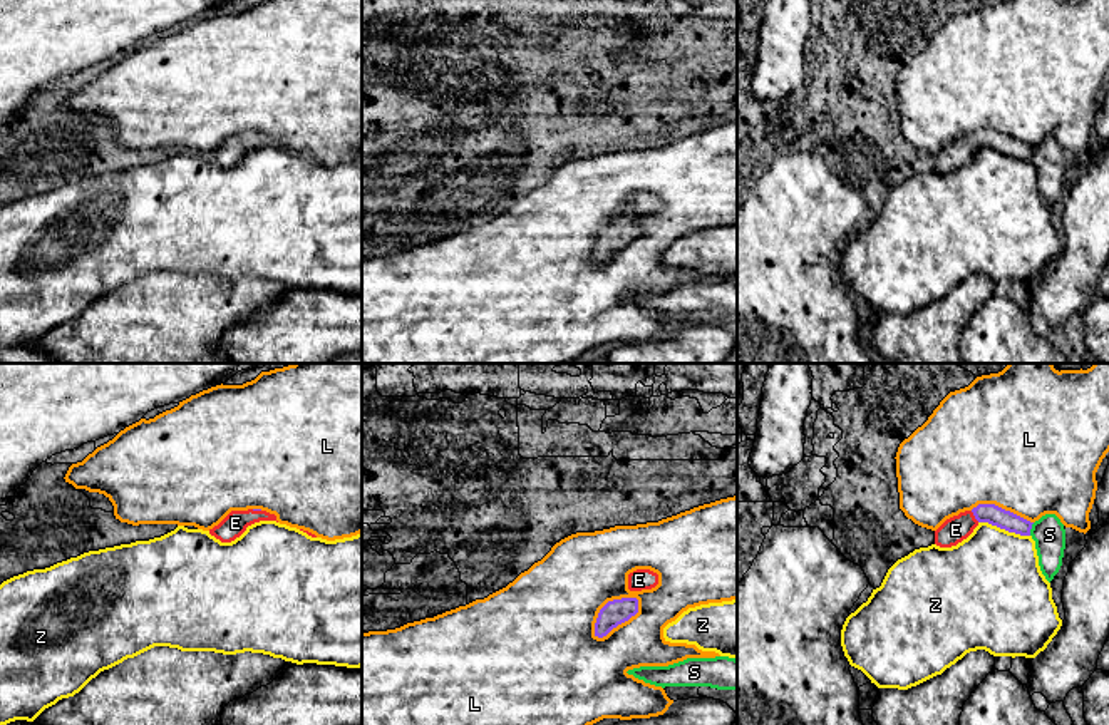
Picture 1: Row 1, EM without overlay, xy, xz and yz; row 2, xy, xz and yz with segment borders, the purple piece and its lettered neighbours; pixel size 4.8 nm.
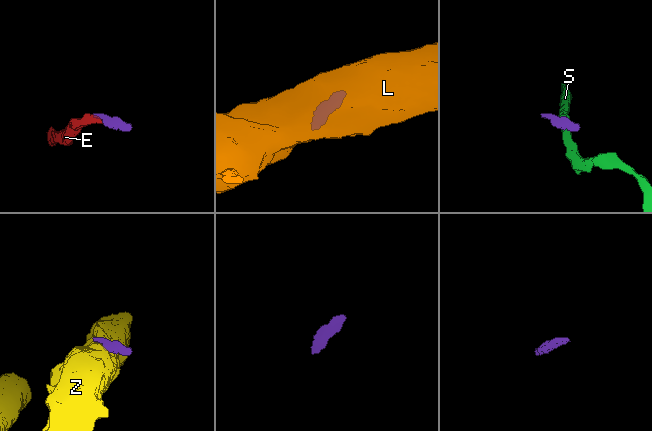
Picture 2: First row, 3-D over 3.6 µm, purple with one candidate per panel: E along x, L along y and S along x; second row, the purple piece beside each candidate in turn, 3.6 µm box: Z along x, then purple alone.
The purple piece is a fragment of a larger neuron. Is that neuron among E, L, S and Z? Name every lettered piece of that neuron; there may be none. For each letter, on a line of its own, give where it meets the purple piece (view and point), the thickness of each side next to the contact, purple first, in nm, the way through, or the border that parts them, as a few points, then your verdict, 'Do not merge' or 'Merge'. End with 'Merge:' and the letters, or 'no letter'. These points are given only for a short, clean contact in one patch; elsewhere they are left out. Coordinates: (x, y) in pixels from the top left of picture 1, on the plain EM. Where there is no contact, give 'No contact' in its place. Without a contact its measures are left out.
E: Touches purple at yz (974, 139). Thickness 100 nm (purple) against 120 nm. Path across: yz (984, 138), (974, 139), (955, 154). Merge
L: Touches purple at xz (622, 246). Thickness 120 nm (purple) against 280 nm. Do not merge
S: Touches purple at yz (1031, 153). Thickness 100 nm (purple) against 160 nm. Boundary: yz (1034, 148), (1029, 159). Do not merge
Z: Touches purple at yz (1004, 153). Thickness 100 nm (purple) against 460 nm. Do not merge
Merge: E

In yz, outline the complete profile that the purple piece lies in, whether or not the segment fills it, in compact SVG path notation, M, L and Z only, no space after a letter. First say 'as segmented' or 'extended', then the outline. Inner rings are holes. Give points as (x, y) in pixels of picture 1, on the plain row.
extended | M978 129L972 136L960 137L947 144L935 156L935 169L940 172L952 172L967 164L980 147L988 147L1008 157L1030 161L1030 146L1005 136L995 129Z

